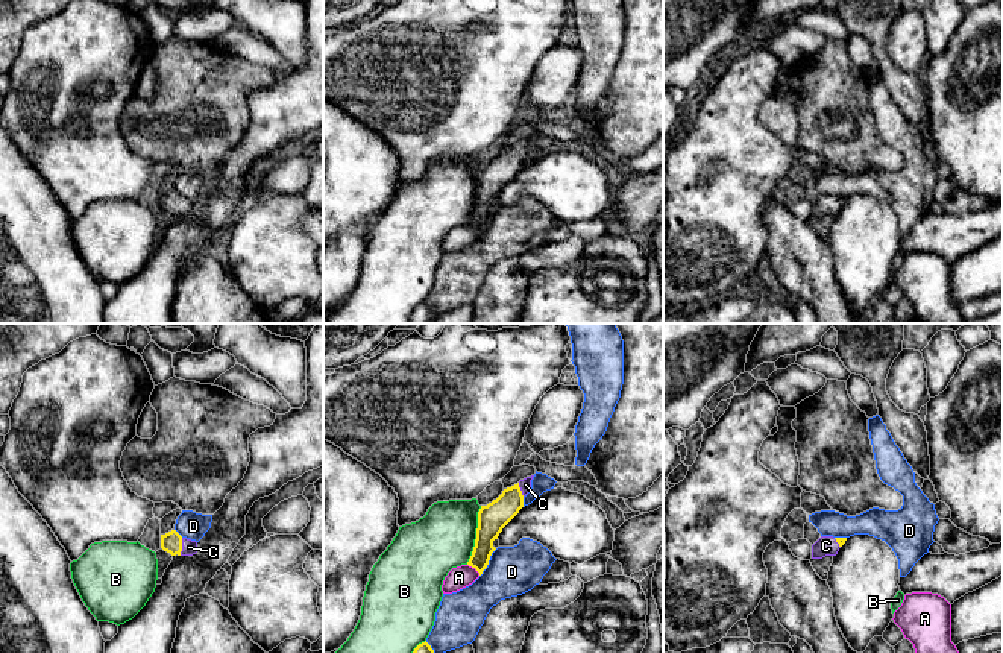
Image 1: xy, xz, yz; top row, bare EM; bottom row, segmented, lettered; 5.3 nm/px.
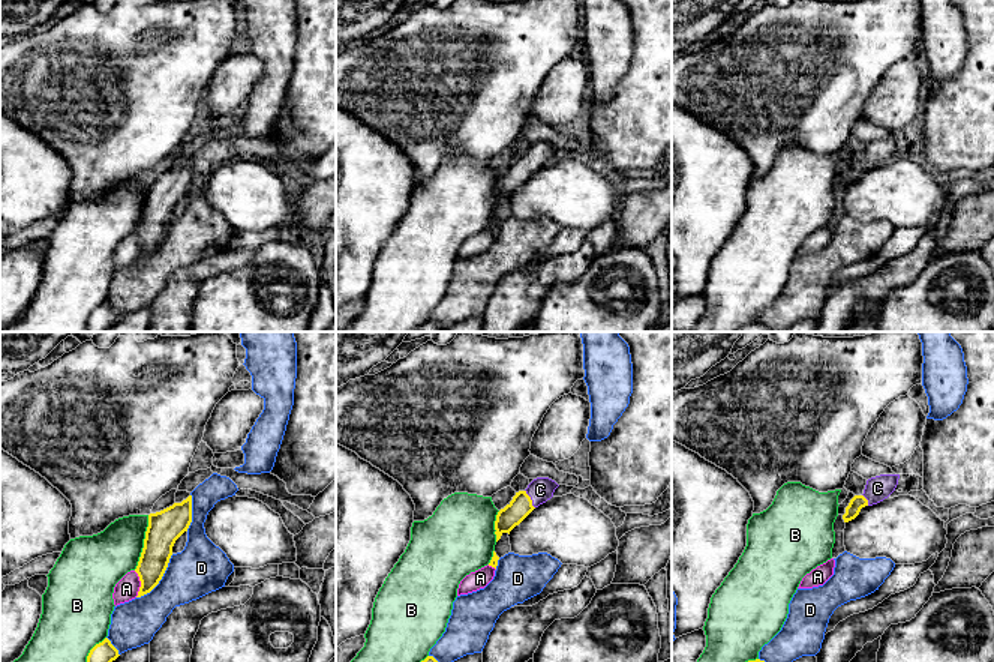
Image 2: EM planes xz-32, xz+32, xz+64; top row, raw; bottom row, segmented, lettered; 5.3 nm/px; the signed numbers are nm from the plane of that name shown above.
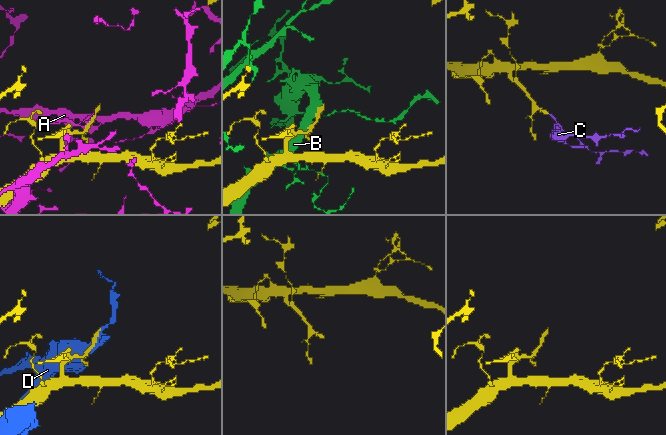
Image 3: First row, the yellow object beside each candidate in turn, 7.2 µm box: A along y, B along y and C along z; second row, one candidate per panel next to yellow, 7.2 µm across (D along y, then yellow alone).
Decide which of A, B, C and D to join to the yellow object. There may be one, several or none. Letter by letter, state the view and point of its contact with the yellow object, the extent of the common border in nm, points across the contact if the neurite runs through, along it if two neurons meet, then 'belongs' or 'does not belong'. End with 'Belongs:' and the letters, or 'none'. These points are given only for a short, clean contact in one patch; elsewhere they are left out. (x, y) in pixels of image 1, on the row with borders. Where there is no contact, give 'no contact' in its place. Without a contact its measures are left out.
A: xz (474, 567) | 90 nm | does not belong
B: xz (477, 535) | 320 nm | does not belong
C: xy (181, 547) | 100 nm | across xy (172, 542), (181, 547), (188, 547) | belongs
D: xz (487, 562) | 180 nm | does not belong
Belongs: C

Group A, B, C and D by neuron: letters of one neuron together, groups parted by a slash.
A / B / C / D

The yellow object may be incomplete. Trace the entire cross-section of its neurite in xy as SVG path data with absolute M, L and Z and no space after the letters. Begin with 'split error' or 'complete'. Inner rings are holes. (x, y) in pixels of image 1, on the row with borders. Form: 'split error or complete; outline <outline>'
split error; outline M176 530L161 535L161 548L171 556L193 556L197 553L197 542L182 538Z

